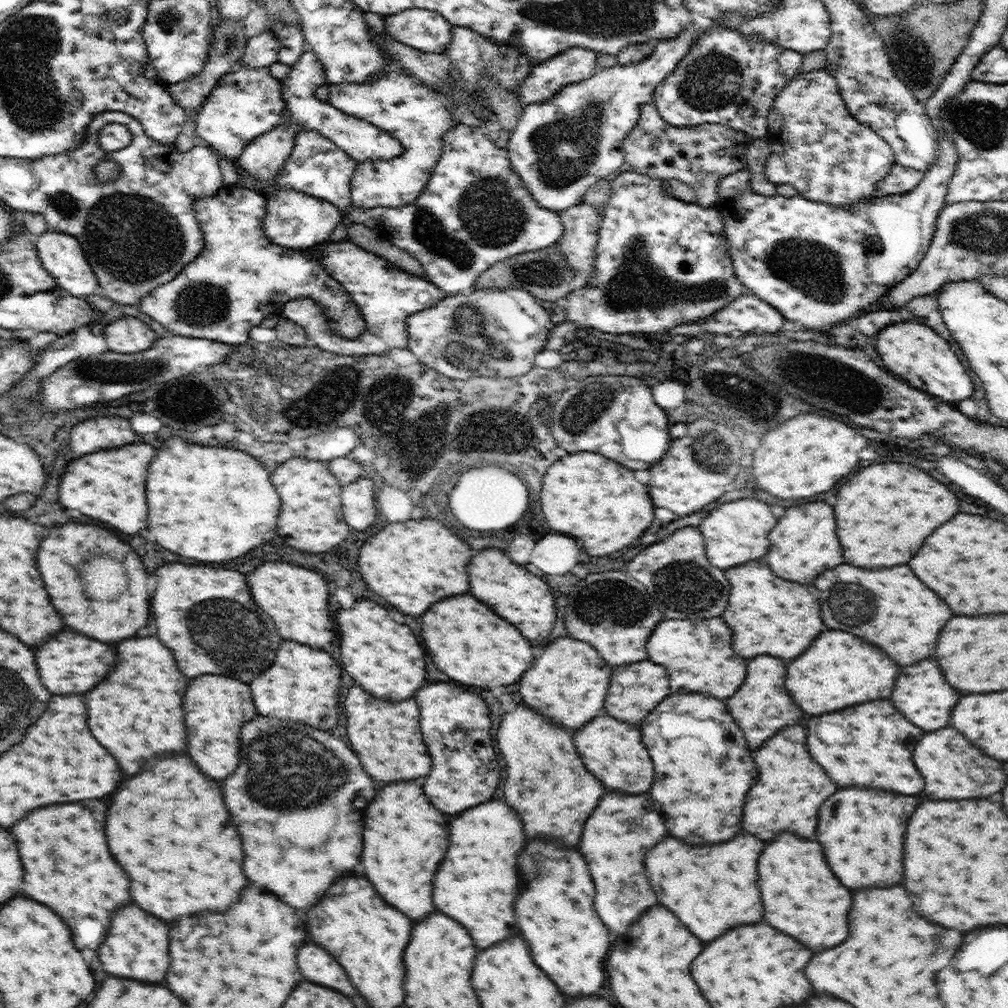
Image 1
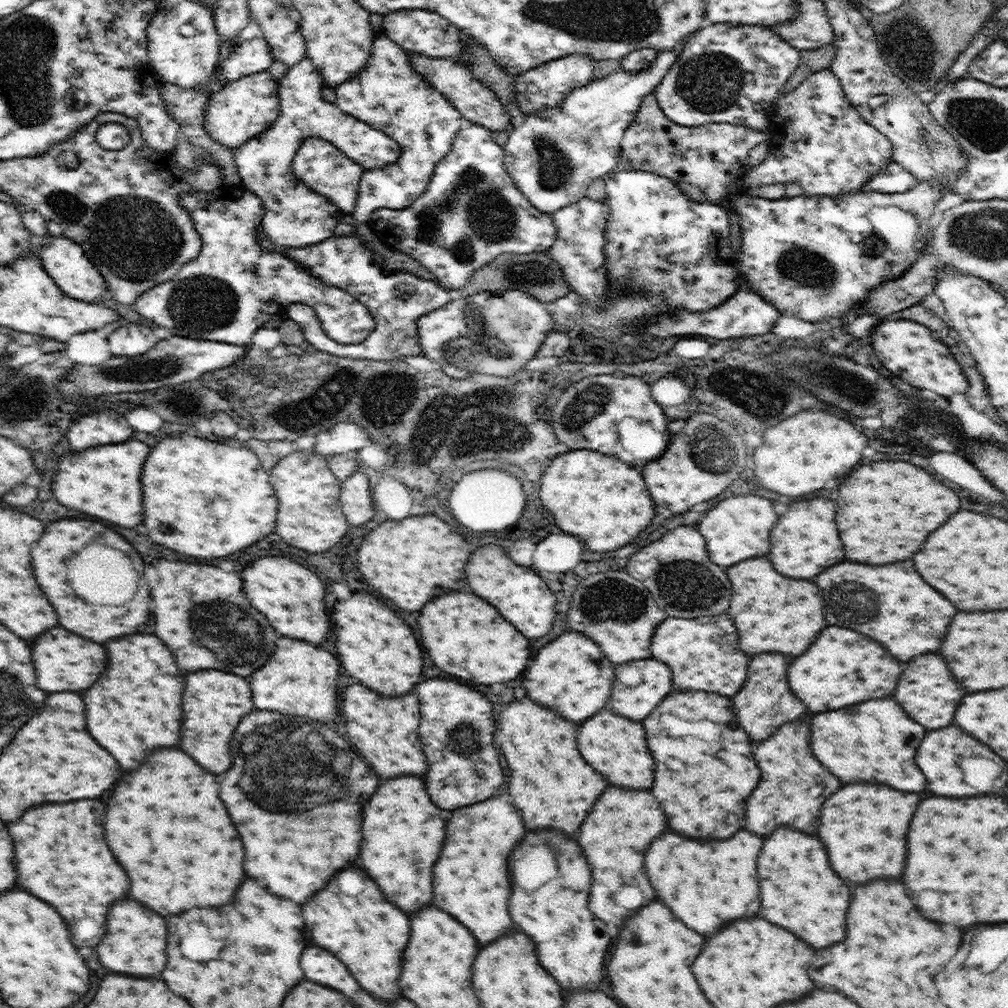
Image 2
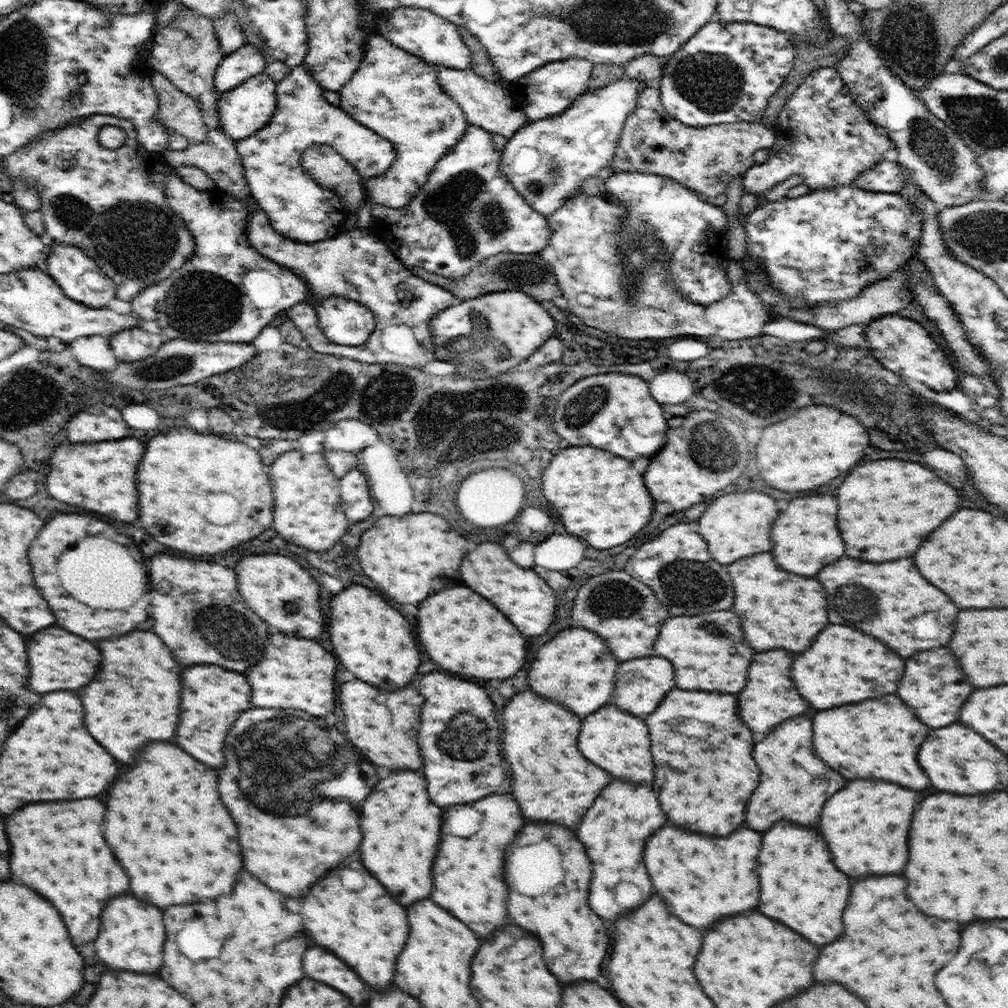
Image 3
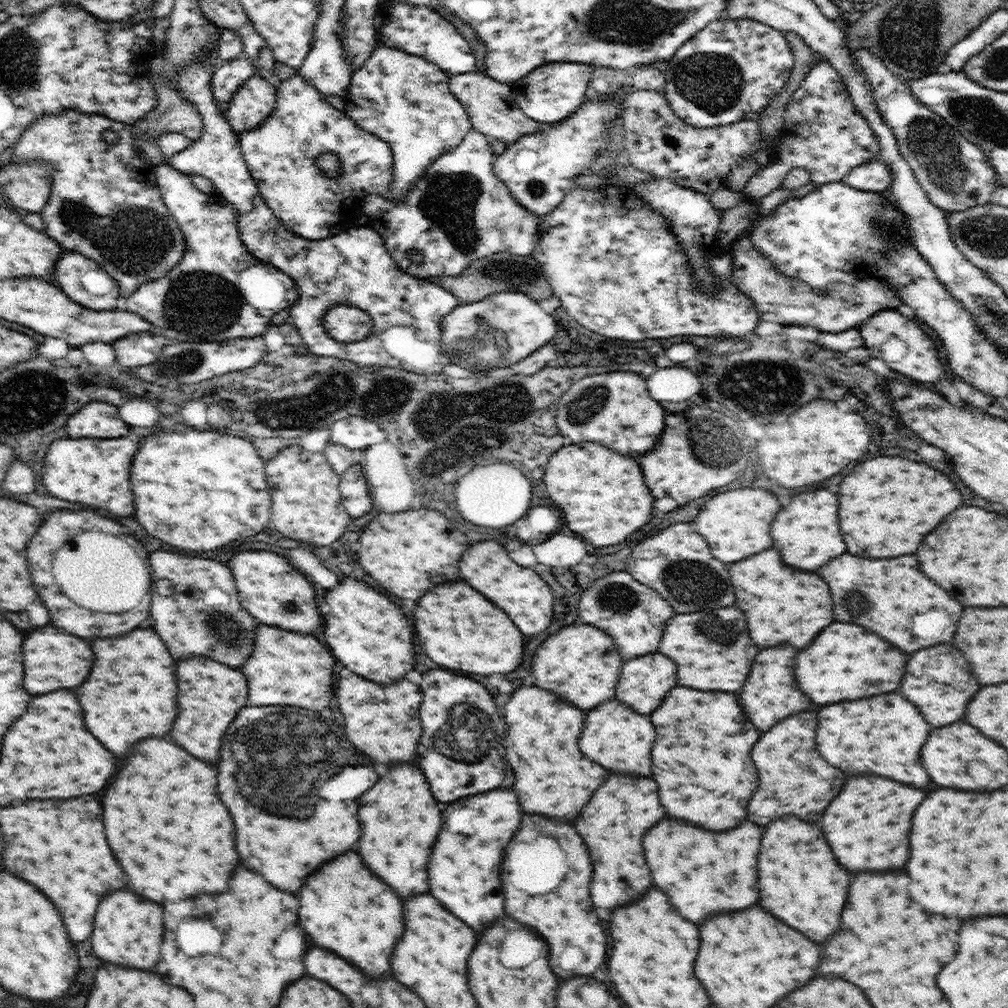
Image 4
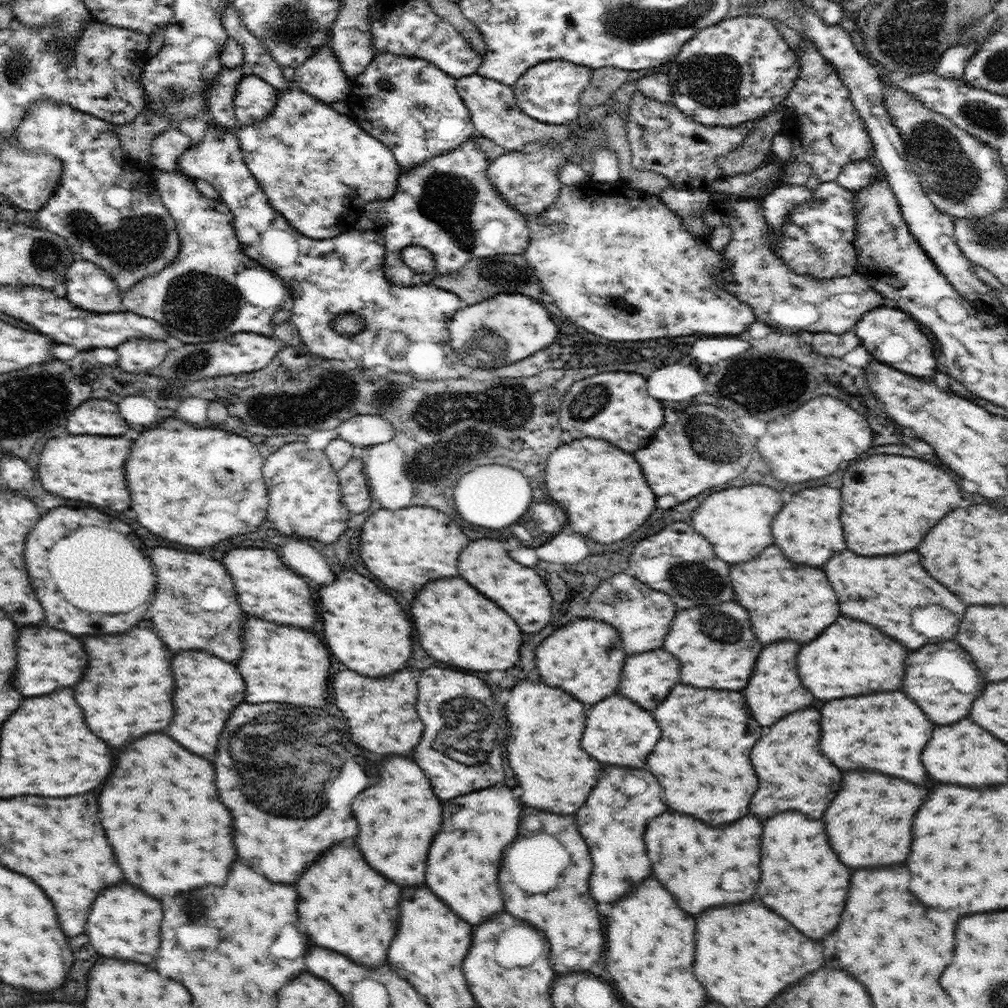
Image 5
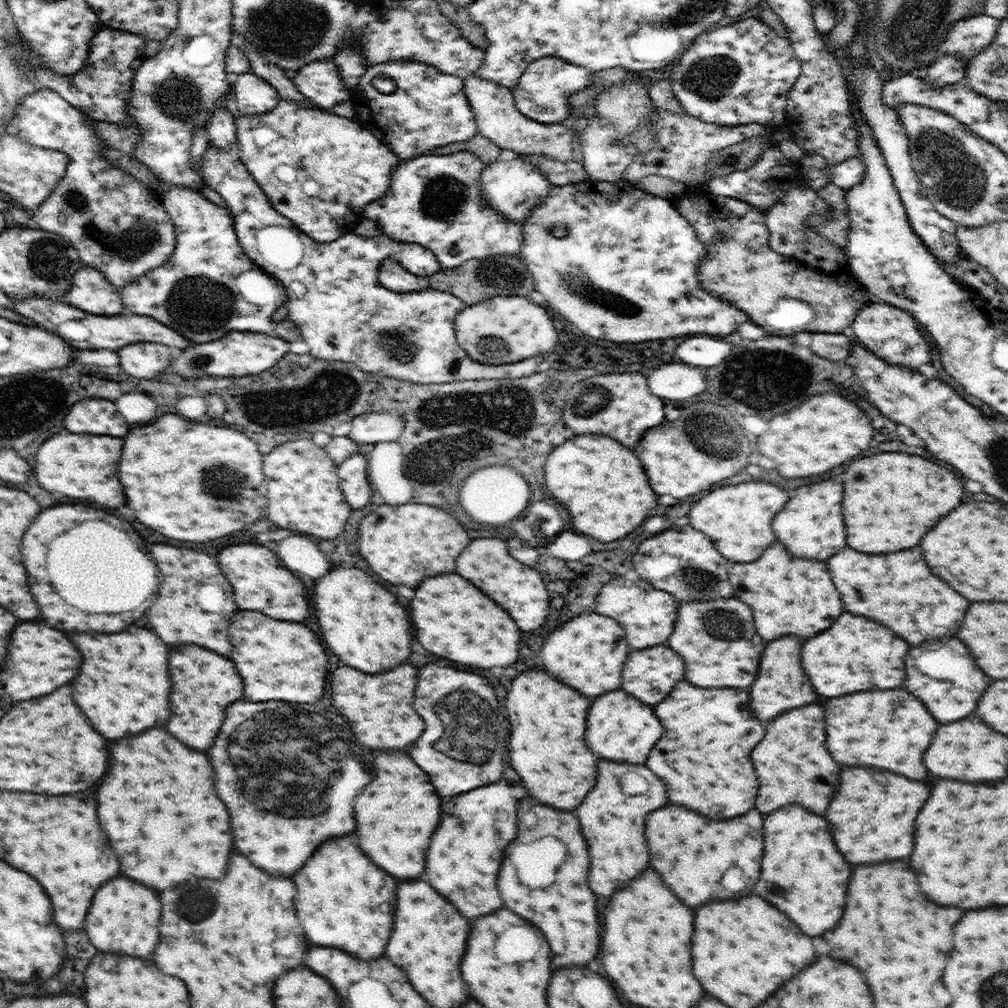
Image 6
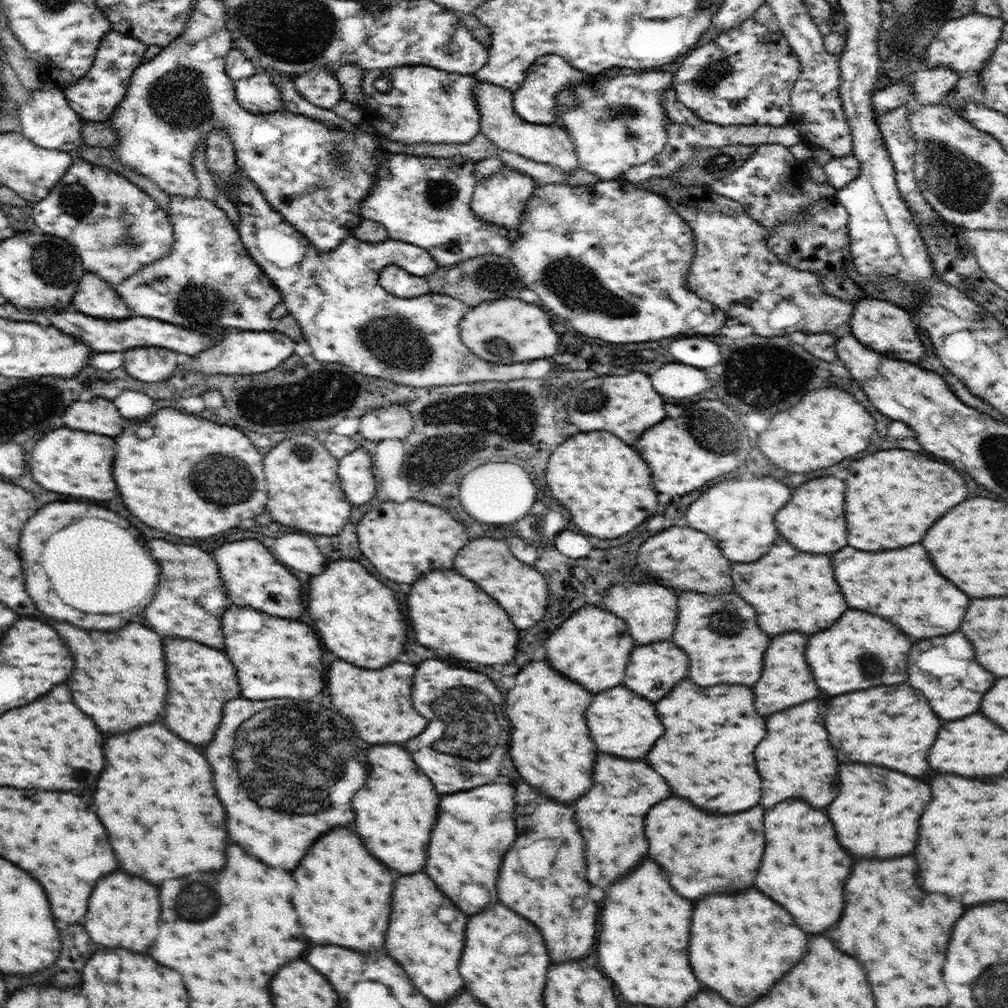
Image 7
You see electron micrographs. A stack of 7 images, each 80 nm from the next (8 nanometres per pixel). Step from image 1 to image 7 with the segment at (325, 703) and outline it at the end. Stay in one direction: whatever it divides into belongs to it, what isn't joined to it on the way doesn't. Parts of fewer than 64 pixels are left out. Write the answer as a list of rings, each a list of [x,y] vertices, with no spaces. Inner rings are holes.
[[[230,606],[222,616],[226,654],[236,666],[240,692],[250,700],[312,700],[324,686],[322,646],[316,632],[298,622],[266,616],[259,610]]]

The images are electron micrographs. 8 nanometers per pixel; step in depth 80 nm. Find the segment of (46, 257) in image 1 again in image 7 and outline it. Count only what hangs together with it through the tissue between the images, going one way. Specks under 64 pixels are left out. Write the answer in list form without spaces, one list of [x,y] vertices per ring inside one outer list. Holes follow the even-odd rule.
[[[86,271],[82,276],[75,294],[71,304],[82,310],[86,316],[104,320],[118,320],[130,316],[130,310],[124,300],[116,294],[115,286],[104,282],[92,272]]]

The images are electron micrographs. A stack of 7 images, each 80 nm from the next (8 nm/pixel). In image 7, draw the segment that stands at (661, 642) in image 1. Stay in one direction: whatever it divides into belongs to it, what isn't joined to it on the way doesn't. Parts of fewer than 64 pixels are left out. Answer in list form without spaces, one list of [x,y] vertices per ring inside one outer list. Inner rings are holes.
[[[734,588],[715,595],[684,591],[677,595],[677,605],[678,626],[672,640],[688,654],[690,670],[694,666],[690,678],[698,686],[716,686],[724,682],[752,686],[758,682],[770,636],[762,634],[754,608],[742,600]]]

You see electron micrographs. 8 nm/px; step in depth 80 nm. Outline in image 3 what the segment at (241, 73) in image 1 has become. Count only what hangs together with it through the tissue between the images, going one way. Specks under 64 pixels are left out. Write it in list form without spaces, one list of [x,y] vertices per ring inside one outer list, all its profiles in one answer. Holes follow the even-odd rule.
[[[262,72],[242,81],[242,84],[228,92],[218,92],[217,107],[220,126],[224,134],[238,142],[264,128],[277,109],[276,83],[267,73]]]

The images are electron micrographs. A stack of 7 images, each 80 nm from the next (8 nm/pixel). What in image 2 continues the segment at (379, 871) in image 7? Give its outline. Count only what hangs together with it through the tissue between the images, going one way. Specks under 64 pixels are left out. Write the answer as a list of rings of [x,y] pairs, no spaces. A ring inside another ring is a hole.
[[[332,878],[324,890],[318,890],[302,906],[302,916],[314,944],[340,958],[364,990],[380,1000],[394,1000],[400,996],[398,976],[402,954],[410,940],[410,918],[384,898],[372,878],[366,878],[366,890],[358,896],[346,896],[340,892],[338,880]]]

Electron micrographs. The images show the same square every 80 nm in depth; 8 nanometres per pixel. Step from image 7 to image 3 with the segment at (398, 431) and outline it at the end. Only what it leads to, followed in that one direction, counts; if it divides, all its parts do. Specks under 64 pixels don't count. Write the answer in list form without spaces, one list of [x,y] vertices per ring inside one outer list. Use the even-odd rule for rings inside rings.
[[[356,419],[338,420],[332,428],[328,428],[325,439],[318,446],[322,450],[350,451],[358,454],[366,446],[379,442],[378,432],[368,424]]]

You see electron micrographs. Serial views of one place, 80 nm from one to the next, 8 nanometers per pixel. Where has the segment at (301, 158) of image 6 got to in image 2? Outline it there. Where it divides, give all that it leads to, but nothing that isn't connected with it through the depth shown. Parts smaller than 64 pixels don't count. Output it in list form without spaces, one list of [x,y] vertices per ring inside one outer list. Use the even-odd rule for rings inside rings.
[[[308,56],[289,67],[277,83],[280,116],[268,130],[234,149],[233,157],[241,186],[262,199],[265,213],[261,225],[268,238],[276,248],[305,247],[321,243],[334,235],[334,228],[344,212],[329,198],[310,190],[294,174],[292,163],[302,141],[313,136],[327,140],[364,170],[371,171],[378,171],[398,160],[401,147],[384,132],[354,118],[354,115],[346,114],[337,103],[326,101],[322,97],[325,86],[322,75]]]

